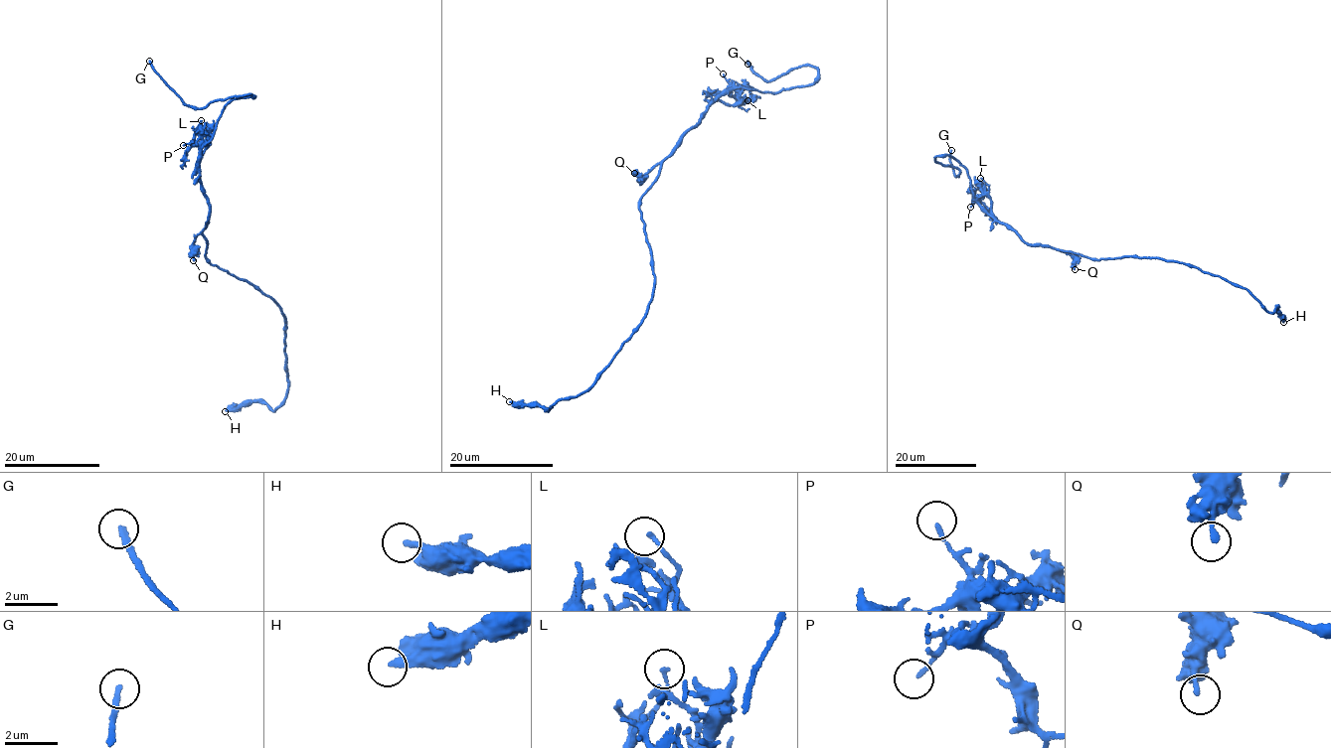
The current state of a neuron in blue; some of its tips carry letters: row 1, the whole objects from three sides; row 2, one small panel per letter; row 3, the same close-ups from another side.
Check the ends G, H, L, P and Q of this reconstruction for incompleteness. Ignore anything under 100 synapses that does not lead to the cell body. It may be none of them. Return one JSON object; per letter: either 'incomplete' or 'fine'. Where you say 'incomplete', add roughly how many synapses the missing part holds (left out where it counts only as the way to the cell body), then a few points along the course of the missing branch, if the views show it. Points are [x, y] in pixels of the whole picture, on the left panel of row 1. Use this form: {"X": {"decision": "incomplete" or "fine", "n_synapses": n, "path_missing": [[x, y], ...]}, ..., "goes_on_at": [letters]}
{"G": {"decision": "incomplete", "path_missing": [[149, 61], [135, 12]]}, "H": {"decision": "fine"}, "L": {"decision": "fine"}, "P": {"decision": "fine"}, "Q": {"decision": "fine"}, "goes_on_at": ["G"]}

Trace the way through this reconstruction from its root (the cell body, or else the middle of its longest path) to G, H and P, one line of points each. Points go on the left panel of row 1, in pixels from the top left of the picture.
G: (206, 242), (201, 232), (210, 212), (199, 179), (202, 149), (225, 105), (253, 95), (192, 107), (149, 61)
H: (206, 242), (211, 263), (270, 297), (287, 322), (288, 386), (283, 400), (274, 410), (253, 401), (225, 411)
P: (206, 242), (201, 232), (210, 212), (199, 179), (200, 153), (191, 142), (183, 145)

